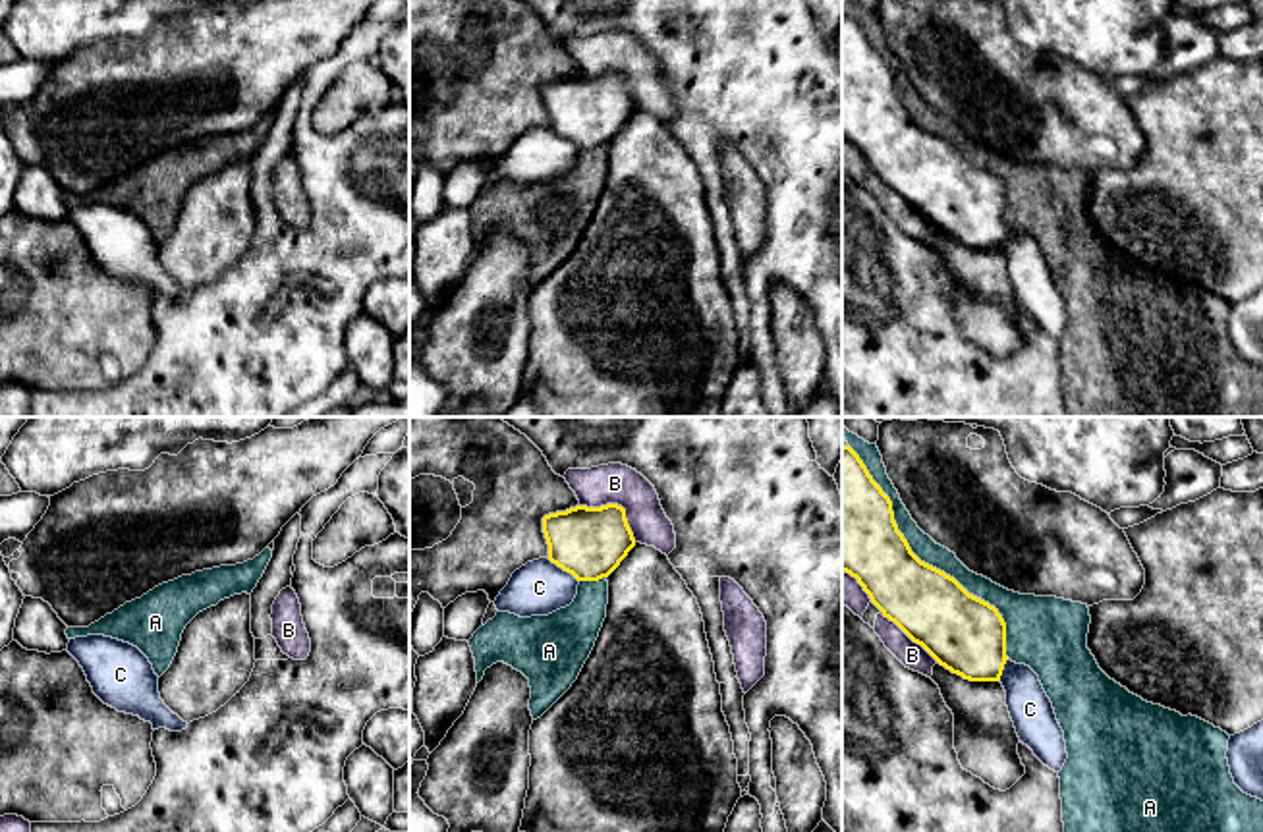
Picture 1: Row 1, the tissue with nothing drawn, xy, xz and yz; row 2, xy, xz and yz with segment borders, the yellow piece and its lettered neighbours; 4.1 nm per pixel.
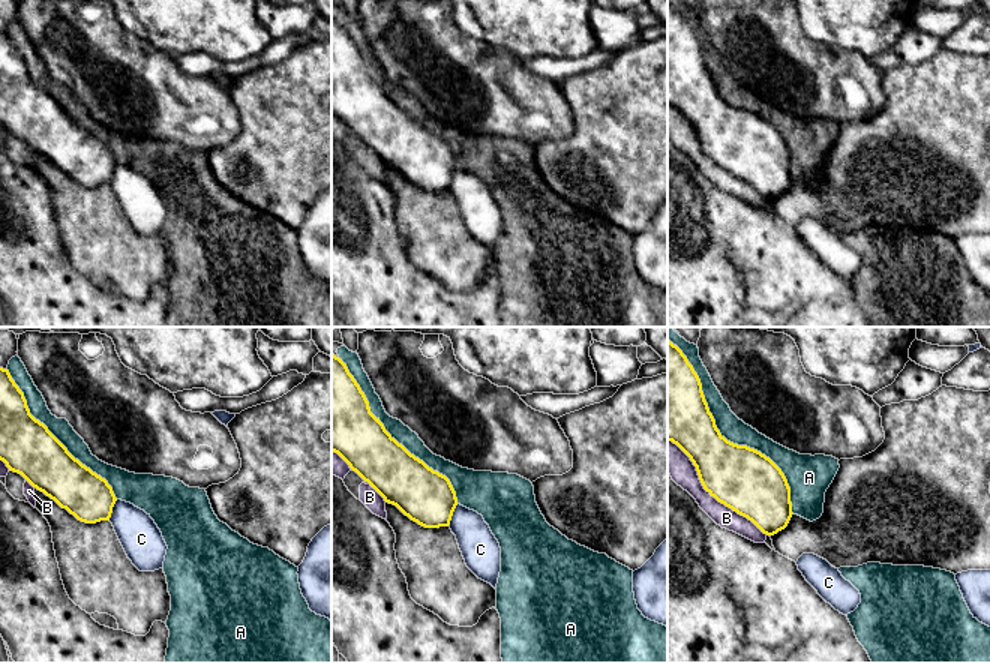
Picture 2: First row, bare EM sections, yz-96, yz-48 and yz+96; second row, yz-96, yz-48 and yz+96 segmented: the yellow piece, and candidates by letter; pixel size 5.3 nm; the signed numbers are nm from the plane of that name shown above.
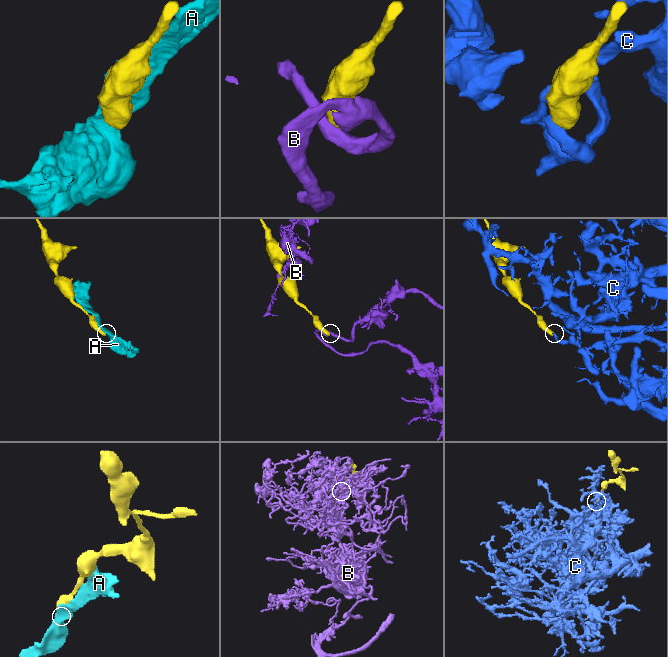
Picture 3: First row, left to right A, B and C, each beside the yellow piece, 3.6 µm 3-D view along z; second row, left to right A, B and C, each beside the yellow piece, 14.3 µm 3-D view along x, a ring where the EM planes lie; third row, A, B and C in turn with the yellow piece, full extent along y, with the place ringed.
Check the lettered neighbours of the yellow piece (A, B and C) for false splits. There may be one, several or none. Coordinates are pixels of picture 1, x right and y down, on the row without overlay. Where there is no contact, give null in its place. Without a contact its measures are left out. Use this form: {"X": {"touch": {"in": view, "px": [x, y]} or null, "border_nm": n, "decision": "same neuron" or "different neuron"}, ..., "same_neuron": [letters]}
{"A": {"touch": {"in": "yz", "px": [924, 130]}, "border_nm": 1100, "decision": "different neuron"}, "B": {"touch": {"in": "xz", "px": [617, 72]}, "border_nm": 280, "decision": "different neuron"}, "C": {"touch": {"in": "xz", "px": [562, 136]}, "border_nm": 170, "decision": "different neuron"}, "same_neuron": []}

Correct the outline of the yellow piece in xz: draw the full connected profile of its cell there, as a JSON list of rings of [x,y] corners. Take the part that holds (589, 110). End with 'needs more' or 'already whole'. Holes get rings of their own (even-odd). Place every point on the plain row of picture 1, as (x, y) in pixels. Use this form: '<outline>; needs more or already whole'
[[[575,73],[543,85],[548,127],[577,149],[608,145],[635,114],[626,77]]]; already whole

